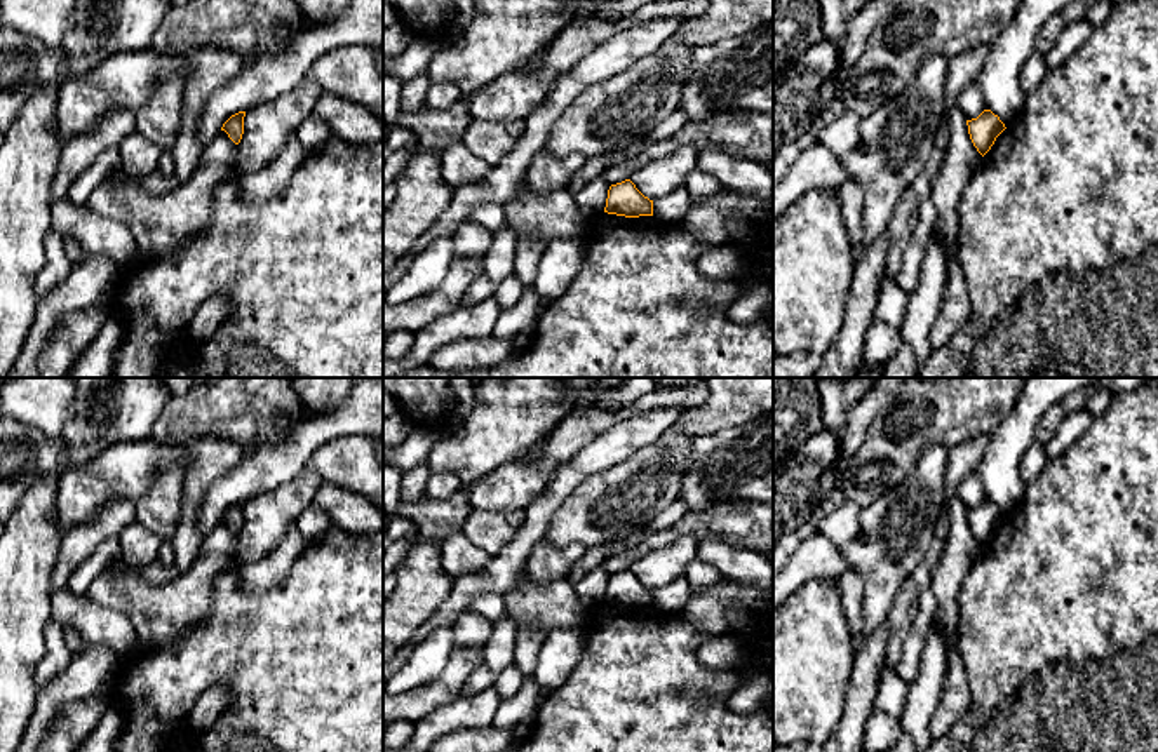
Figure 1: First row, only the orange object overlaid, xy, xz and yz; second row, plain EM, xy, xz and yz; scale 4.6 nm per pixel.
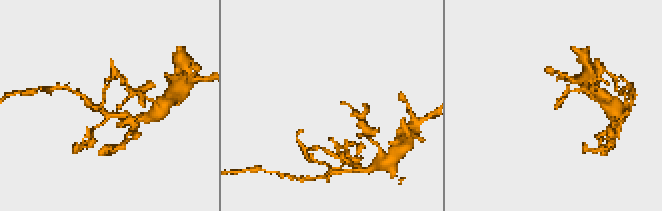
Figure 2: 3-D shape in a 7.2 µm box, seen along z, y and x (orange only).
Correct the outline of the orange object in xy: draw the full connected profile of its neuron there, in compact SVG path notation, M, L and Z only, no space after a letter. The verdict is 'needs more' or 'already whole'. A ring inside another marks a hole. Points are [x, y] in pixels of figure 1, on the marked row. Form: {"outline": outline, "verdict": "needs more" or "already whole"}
{"outline": "M239 111L232 115L221 127L221 131L225 131L235 144L240 143L244 134L244 117L246 117L246 111Z", "verdict": "already whole"}

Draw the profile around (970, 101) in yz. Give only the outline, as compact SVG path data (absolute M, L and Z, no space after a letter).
M970 84L963 89L956 106L966 120L977 118L984 110L987 110L977 84Z

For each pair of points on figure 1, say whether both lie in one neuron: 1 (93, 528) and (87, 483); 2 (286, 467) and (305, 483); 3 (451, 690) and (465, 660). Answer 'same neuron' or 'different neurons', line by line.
1: different neurons
2: different neurons
3: same neuron

